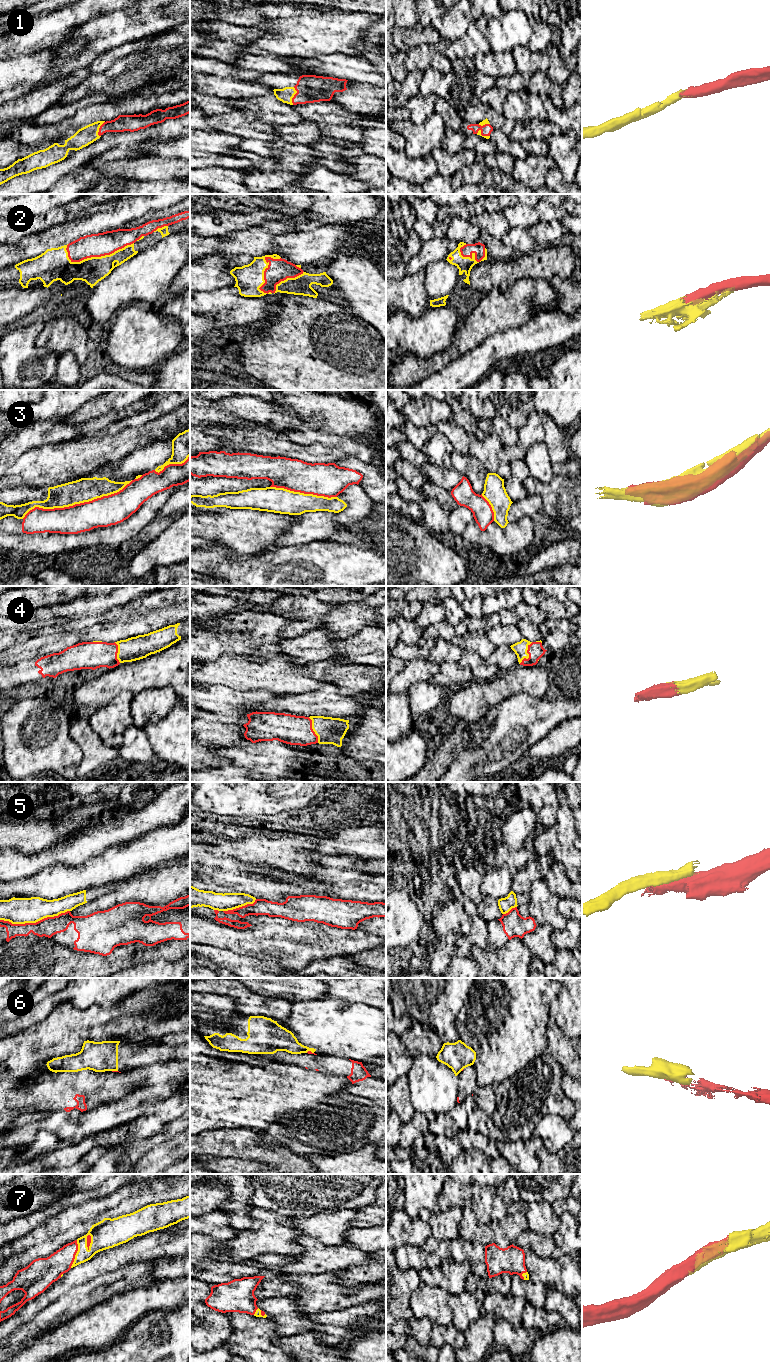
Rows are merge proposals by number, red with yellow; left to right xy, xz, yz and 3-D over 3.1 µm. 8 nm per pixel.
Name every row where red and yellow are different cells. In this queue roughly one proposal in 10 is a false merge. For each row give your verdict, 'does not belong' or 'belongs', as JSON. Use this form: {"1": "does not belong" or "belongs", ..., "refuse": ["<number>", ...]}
{"1": "belongs", "2": "belongs", "3": "does not belong", "4": "belongs", "5": "does not belong", "6": "does not belong", "7": "belongs", "refuse": ["3", "5", "6"]}

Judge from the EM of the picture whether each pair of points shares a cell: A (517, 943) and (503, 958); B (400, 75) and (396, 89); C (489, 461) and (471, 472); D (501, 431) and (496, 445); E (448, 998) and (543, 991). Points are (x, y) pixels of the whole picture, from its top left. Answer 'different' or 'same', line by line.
A: same
B: different
C: different
D: different
E: same

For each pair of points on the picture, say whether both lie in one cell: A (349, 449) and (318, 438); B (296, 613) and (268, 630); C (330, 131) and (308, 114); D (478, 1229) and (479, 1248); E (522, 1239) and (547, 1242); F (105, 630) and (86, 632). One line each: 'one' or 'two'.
A: one
B: two
C: one
D: two
E: one
F: one

